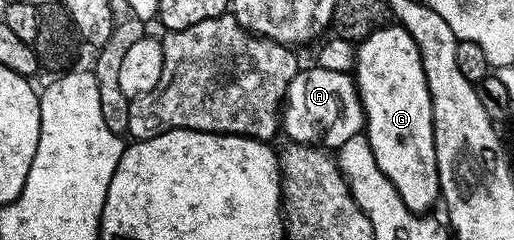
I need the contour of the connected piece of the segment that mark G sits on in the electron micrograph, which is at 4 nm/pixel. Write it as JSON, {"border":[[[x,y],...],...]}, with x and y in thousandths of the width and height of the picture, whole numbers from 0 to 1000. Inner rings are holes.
{"border":[[[751,108],[730,125],[710,167],[693,188],[695,200],[695,388],[710,463],[706,558],[718,579],[722,642],[730,642],[730,675],[743,725],[768,775],[776,825],[796,875],[813,892],[837,879],[842,846],[852,846],[858,779],[846,675],[846,575],[842,571],[842,446],[839,392],[831,375],[831,325],[823,308],[823,258],[815,242],[815,192],[807,192],[807,158],[792,142],[778,108]]]}

